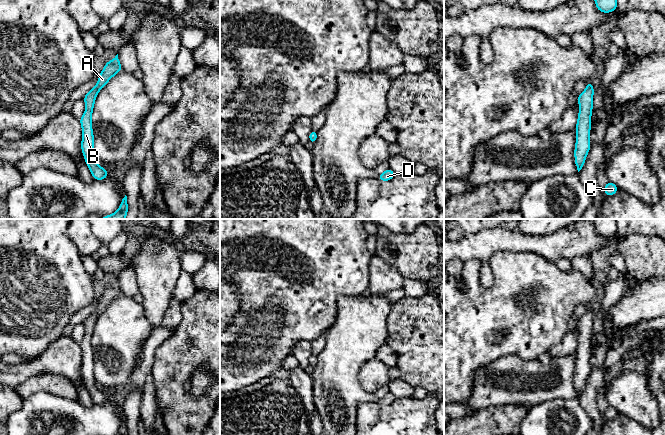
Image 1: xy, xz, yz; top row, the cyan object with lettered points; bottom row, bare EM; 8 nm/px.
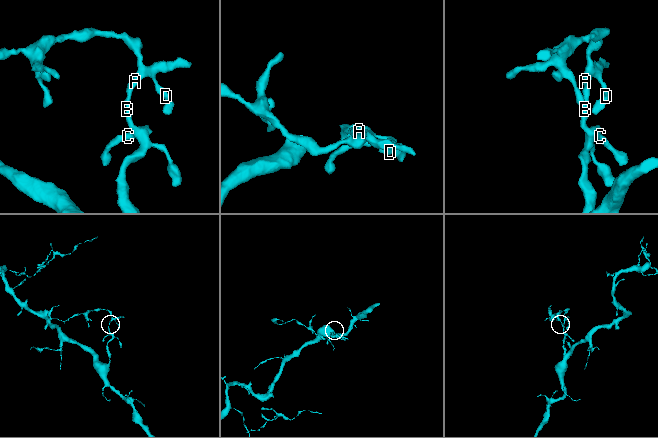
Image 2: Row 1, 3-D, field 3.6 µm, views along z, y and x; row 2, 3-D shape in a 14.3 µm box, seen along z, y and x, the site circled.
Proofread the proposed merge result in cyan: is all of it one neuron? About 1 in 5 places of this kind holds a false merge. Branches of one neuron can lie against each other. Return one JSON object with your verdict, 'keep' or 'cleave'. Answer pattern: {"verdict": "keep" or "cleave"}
{"verdict": "keep"}

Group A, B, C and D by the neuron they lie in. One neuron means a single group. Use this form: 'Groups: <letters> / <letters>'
Groups: A B C D

